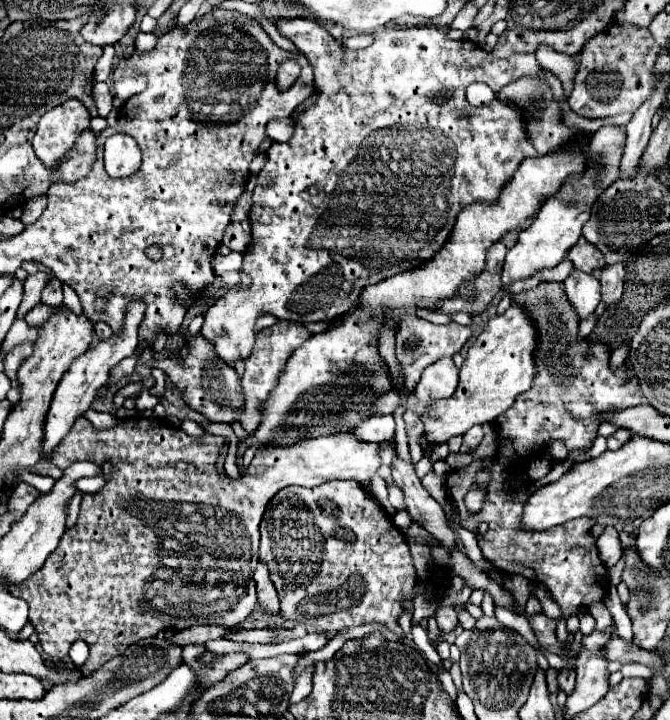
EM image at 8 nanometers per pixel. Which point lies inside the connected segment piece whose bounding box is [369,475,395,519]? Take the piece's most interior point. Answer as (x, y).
(378, 486)

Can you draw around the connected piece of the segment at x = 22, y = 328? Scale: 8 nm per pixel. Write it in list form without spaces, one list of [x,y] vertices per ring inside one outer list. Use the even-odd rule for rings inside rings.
[[[15,320],[15,324],[11,326],[11,332],[7,334],[5,342],[25,342],[25,340],[29,340],[29,334],[33,334],[33,338],[35,338],[37,328],[29,328],[25,324],[25,320]]]

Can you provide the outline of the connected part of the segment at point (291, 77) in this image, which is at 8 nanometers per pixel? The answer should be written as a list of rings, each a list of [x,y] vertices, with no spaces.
[[[285,60],[277,70],[277,86],[281,90],[287,90],[295,84],[297,76],[299,76],[299,64],[295,60]]]

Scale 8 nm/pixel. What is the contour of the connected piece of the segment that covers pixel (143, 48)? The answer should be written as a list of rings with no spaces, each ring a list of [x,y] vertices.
[[[139,32],[137,34],[137,40],[135,40],[135,48],[139,50],[139,52],[147,52],[147,50],[153,50],[153,46],[155,46],[155,42],[157,42],[157,36],[155,36],[155,32]]]

